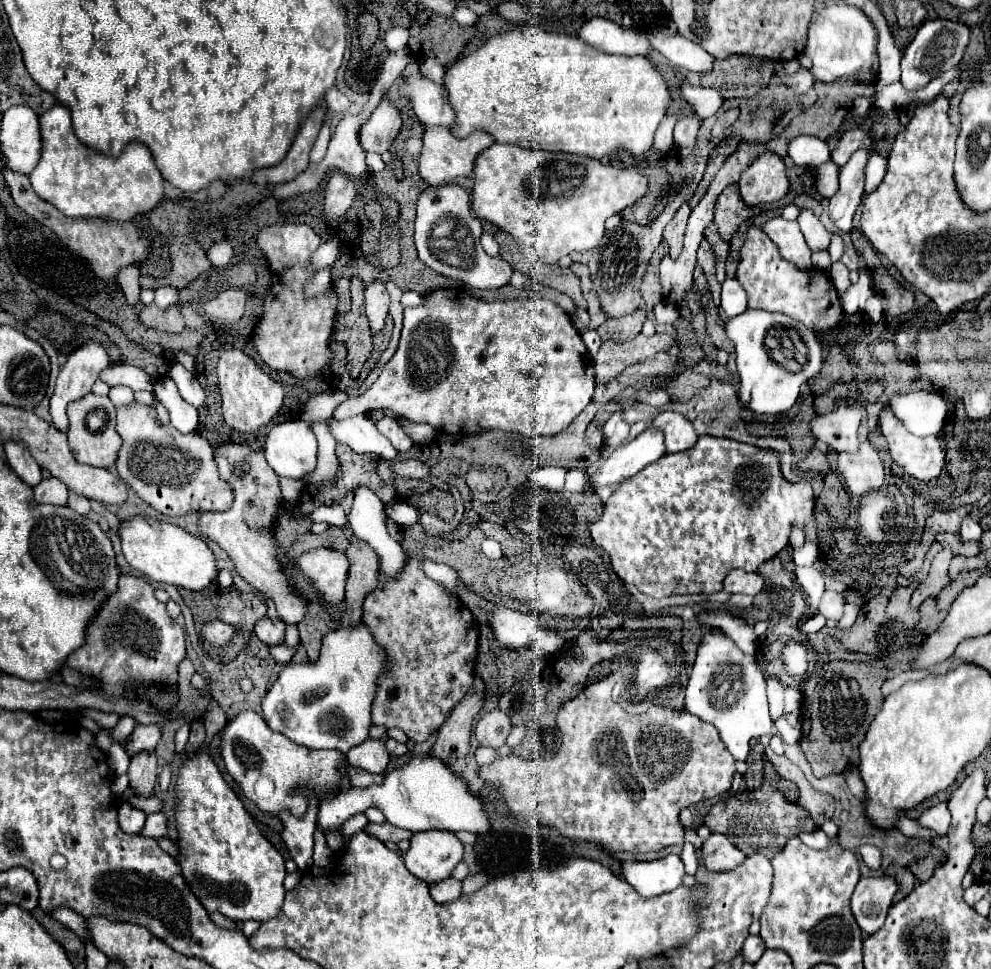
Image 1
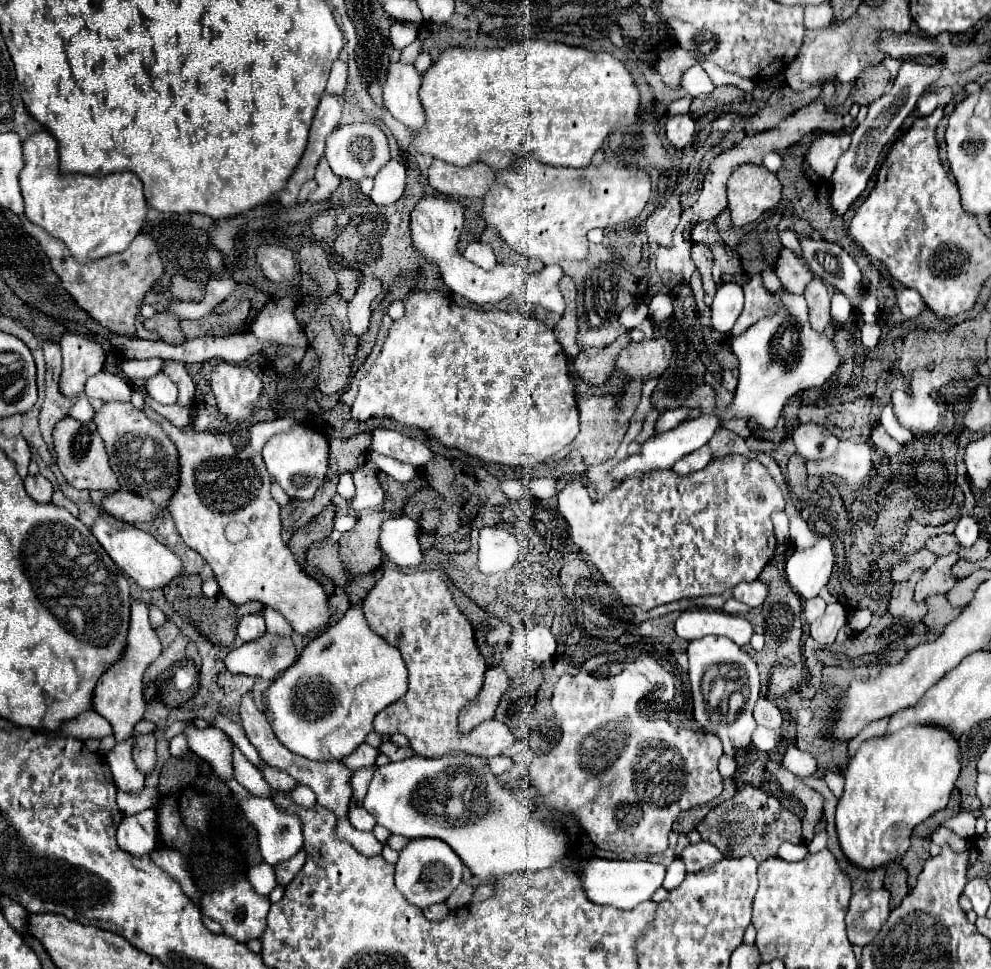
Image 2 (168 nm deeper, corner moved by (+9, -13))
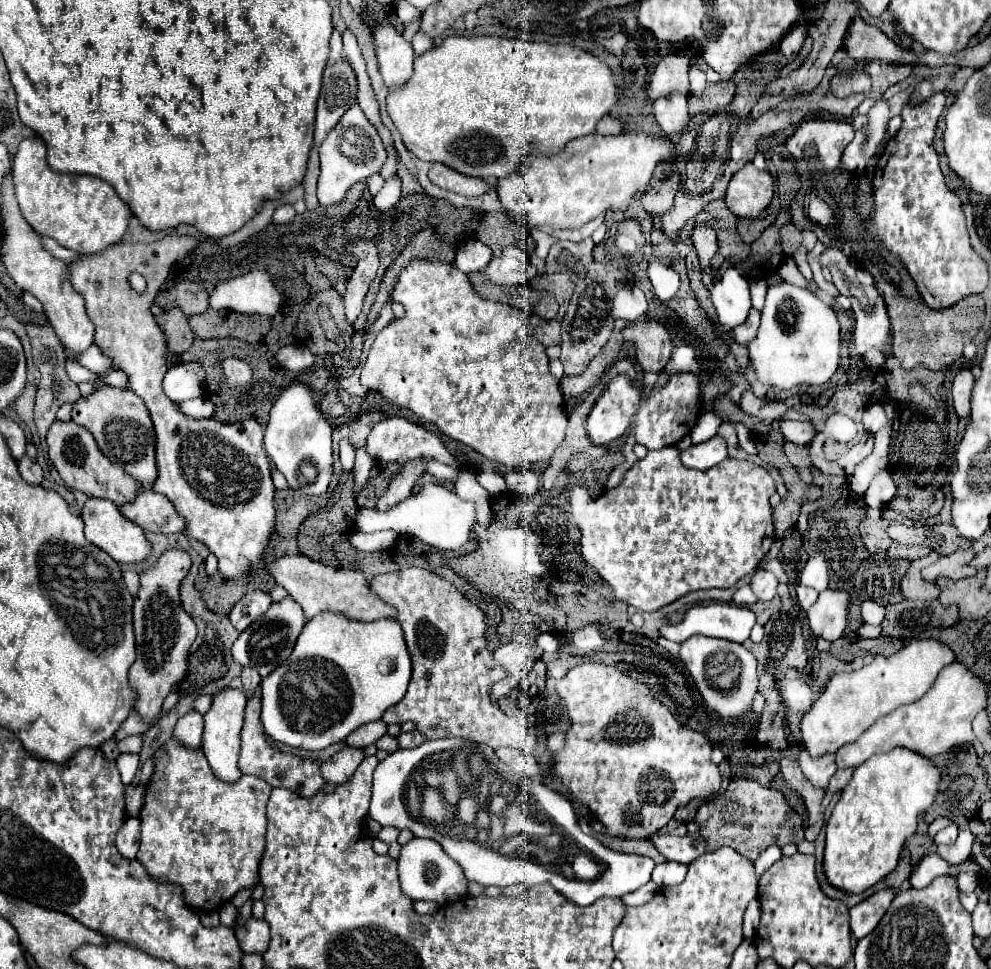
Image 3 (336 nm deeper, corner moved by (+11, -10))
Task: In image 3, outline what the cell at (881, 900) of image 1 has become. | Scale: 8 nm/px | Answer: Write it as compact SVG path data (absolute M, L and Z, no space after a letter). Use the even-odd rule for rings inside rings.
M882 889L876 891L874 895L870 895L868 899L860 901L858 905L854 905L850 909L850 931L856 939L866 937L868 933L874 931L874 927L880 923L882 915L886 913L886 909L890 907L894 899L894 891L892 889Z

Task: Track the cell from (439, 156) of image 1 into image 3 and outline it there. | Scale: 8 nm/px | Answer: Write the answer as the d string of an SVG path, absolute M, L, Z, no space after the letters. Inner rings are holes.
M434 163L428 171L428 179L446 189L446 191L454 191L454 193L460 193L460 195L484 195L488 193L492 187L484 181L484 179L478 179L478 177L466 177L450 167L446 167L444 163Z

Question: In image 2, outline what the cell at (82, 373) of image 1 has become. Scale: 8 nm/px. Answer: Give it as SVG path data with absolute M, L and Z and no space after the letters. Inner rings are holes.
M66 332L62 336L60 346L64 358L60 388L64 396L74 398L84 392L84 384L90 376L102 372L106 354L98 342L72 332Z

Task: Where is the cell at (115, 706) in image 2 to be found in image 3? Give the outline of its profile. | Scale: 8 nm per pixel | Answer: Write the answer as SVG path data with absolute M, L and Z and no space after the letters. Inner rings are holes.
M134 735L134 737L126 737L126 739L122 739L122 741L118 743L120 753L138 753L140 747L142 747L142 739L140 739L138 735Z

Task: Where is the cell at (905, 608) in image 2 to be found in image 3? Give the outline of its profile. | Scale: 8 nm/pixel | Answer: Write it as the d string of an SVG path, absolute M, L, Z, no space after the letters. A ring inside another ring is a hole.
M930 553L926 557L916 559L916 561L910 563L906 575L900 581L900 593L902 593L904 599L912 599L912 601L920 599L920 601L924 601L924 599L936 599L938 597L938 587L934 583L926 583L922 579L922 575L920 575L920 571L926 565L934 563L938 557L940 557L938 553Z

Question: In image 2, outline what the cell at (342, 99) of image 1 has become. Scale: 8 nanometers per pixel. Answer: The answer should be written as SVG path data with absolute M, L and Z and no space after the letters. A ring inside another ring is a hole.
M336 58L330 70L330 78L328 78L328 86L326 92L328 94L342 94L344 86L346 86L346 76L348 76L348 66L344 60Z

